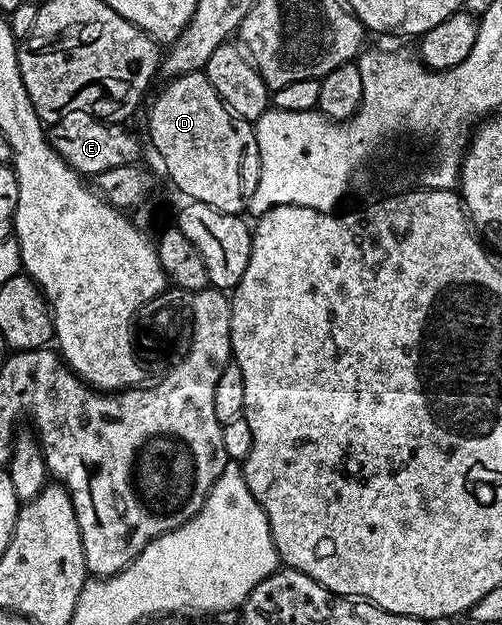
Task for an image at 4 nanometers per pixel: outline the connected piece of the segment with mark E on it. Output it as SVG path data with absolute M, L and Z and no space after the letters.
M72 111L53 122L48 129L51 147L67 161L71 169L83 175L97 175L112 171L112 167L135 164L139 160L138 152L142 149L137 135L125 129L125 124L111 123L106 119L97 121L94 117L97 116L87 111Z

